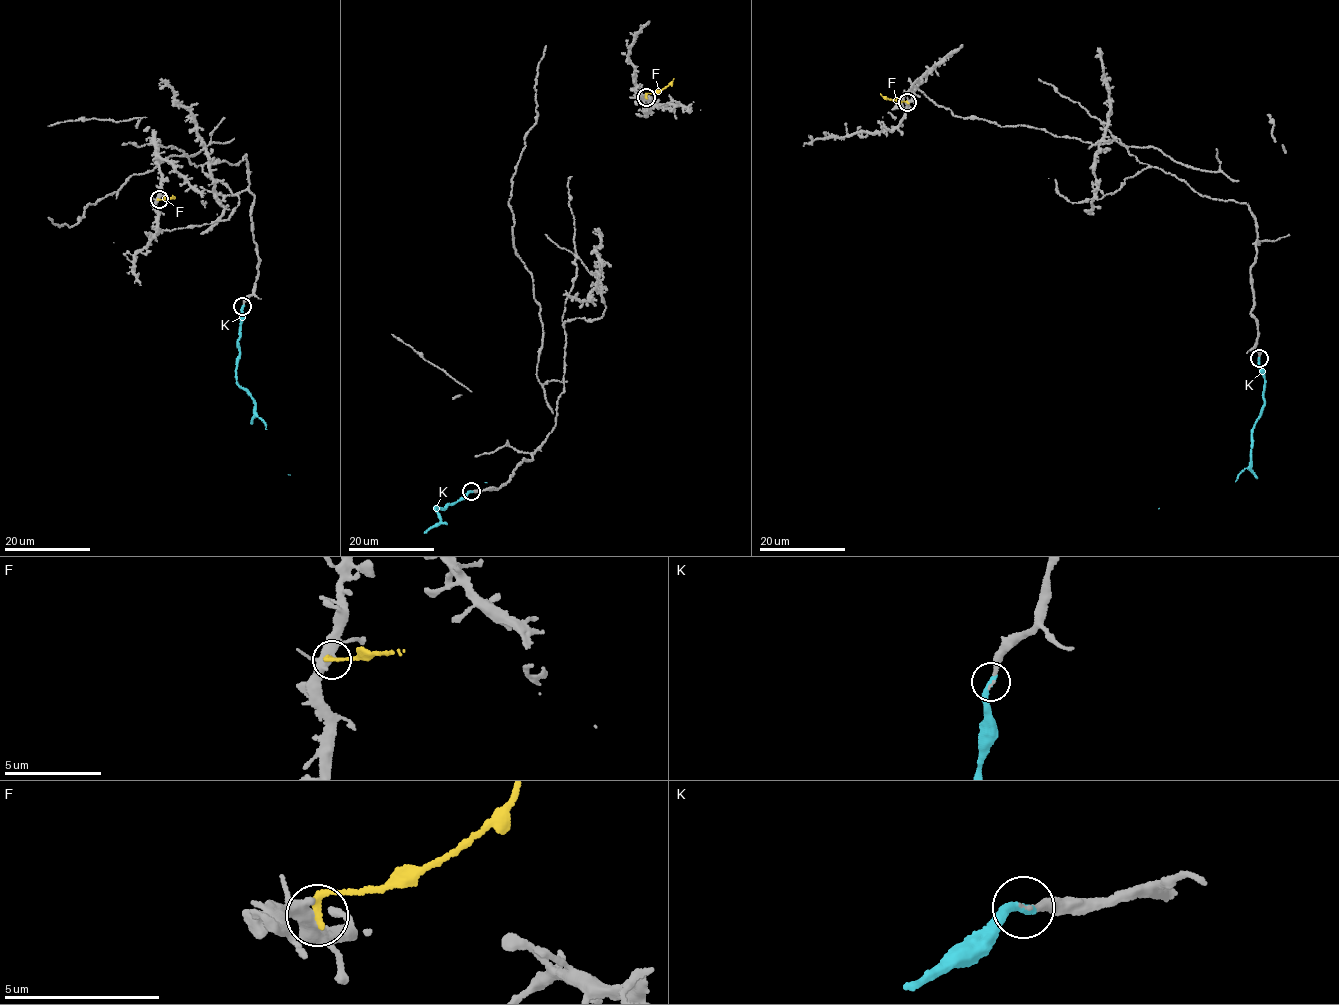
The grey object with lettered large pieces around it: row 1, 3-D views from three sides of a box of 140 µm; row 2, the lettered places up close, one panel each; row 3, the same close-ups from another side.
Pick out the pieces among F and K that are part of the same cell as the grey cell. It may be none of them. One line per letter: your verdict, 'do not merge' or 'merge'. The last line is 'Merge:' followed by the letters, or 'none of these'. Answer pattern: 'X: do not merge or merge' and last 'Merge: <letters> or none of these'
F: do not merge
K: merge
Merge: K

